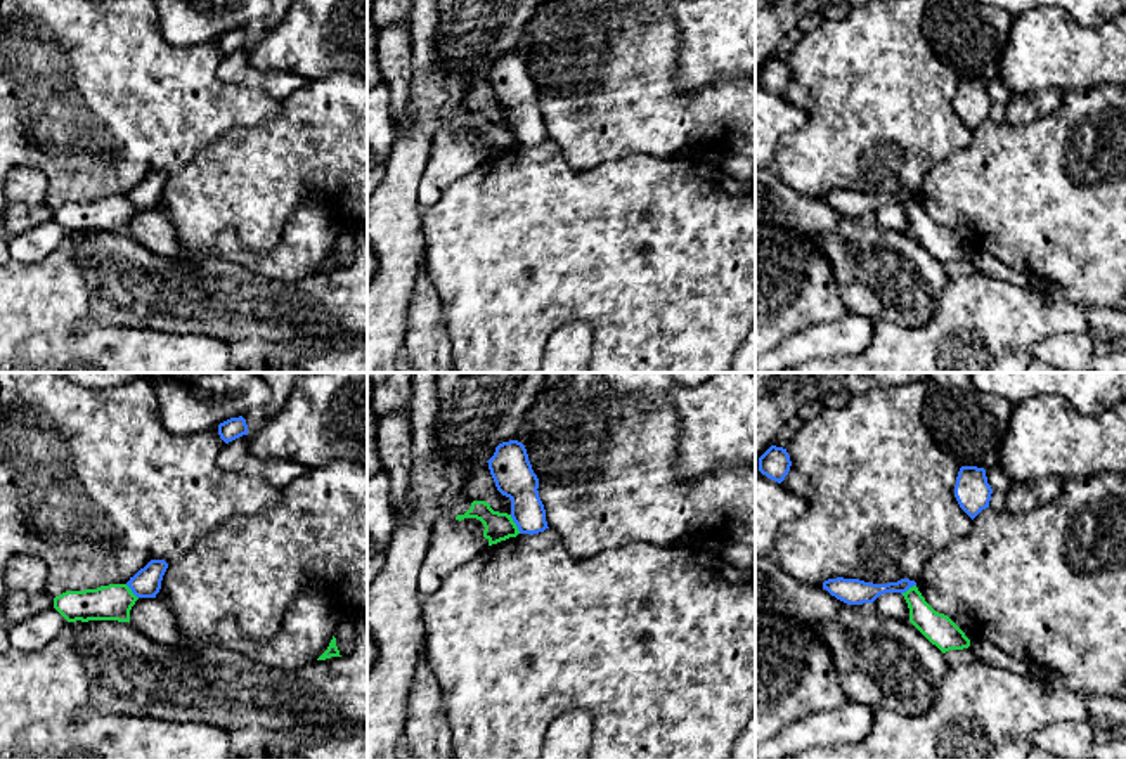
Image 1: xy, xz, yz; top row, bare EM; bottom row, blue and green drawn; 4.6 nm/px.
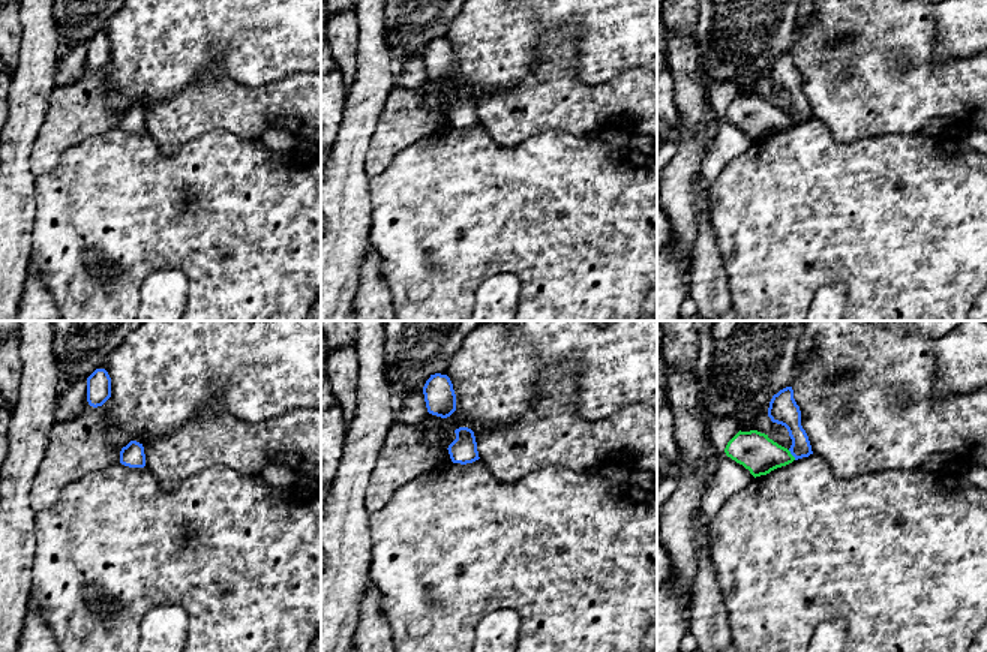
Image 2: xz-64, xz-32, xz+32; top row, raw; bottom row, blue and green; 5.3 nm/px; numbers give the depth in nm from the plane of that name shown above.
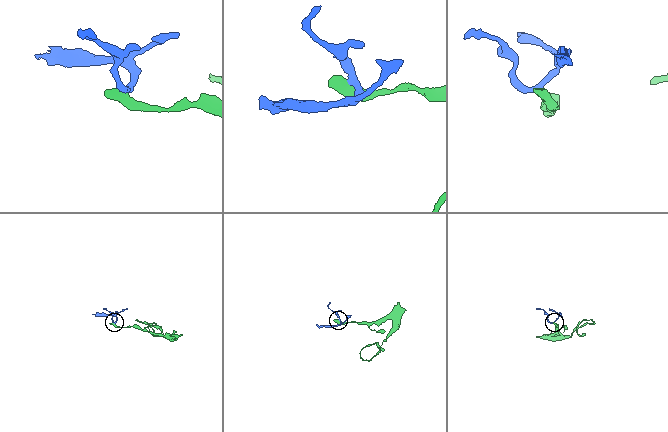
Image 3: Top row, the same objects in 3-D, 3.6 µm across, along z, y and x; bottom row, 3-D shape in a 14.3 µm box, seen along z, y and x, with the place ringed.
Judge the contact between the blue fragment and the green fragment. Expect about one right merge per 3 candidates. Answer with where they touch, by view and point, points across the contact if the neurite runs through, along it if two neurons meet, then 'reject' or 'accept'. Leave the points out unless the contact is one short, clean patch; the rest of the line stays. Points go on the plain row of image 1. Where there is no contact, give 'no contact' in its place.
xz (515, 134) | along xz (510, 127), (520, 144) | reject

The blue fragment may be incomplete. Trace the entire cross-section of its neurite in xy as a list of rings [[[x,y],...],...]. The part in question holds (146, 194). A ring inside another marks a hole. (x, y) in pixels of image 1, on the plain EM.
[[[151,172],[144,180],[130,189],[126,198],[137,210],[156,210],[166,180],[168,175],[165,172]]]

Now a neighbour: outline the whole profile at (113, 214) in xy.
[[[109,196],[97,201],[66,203],[54,210],[54,220],[68,234],[130,234],[130,222],[137,211],[126,196]]]

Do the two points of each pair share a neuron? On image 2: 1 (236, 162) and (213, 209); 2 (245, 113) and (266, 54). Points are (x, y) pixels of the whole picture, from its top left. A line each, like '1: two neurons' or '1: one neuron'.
1: one neuron
2: two neurons

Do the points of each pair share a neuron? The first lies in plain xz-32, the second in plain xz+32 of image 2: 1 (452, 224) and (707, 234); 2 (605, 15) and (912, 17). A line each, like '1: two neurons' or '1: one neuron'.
1: two neurons
2: two neurons

